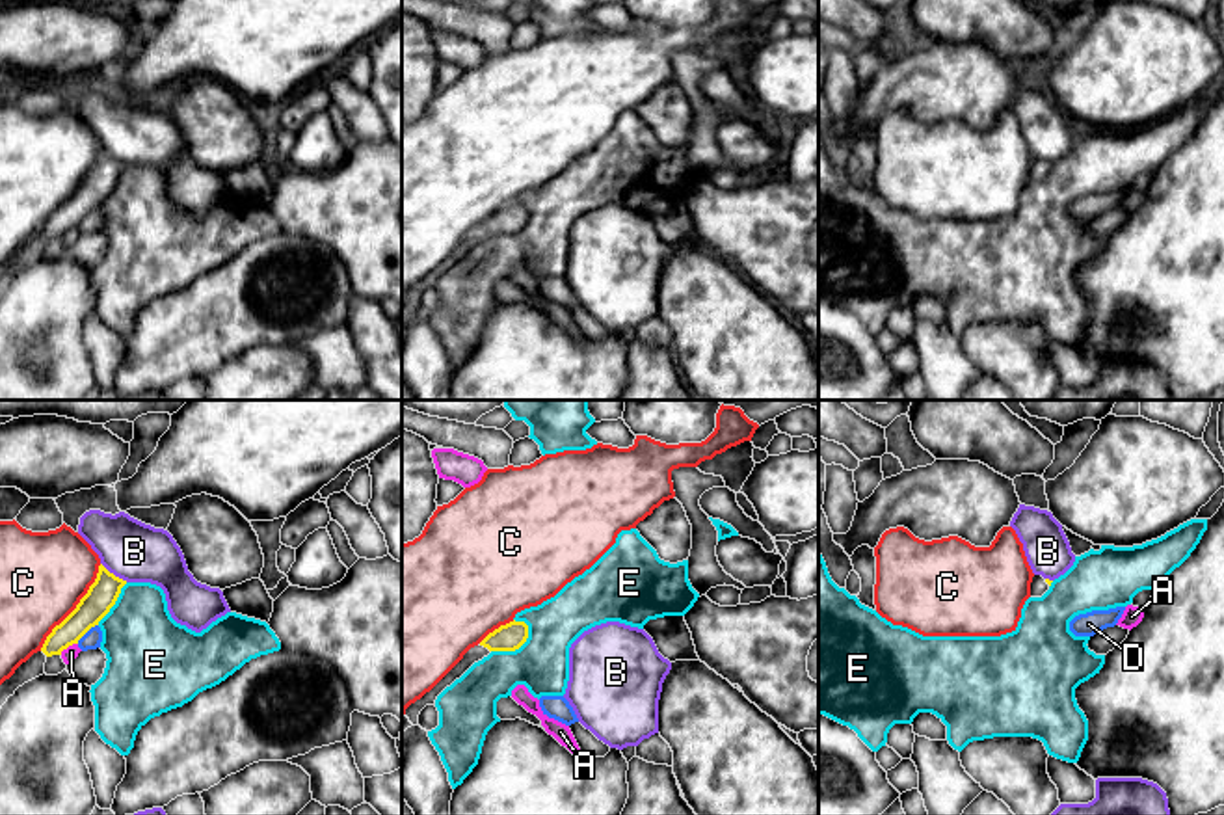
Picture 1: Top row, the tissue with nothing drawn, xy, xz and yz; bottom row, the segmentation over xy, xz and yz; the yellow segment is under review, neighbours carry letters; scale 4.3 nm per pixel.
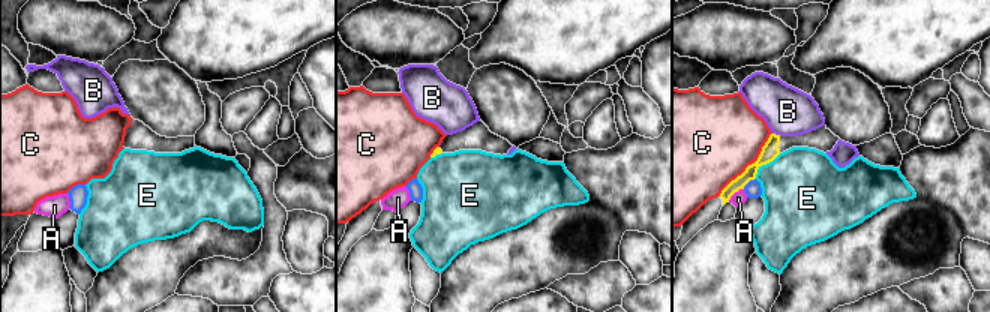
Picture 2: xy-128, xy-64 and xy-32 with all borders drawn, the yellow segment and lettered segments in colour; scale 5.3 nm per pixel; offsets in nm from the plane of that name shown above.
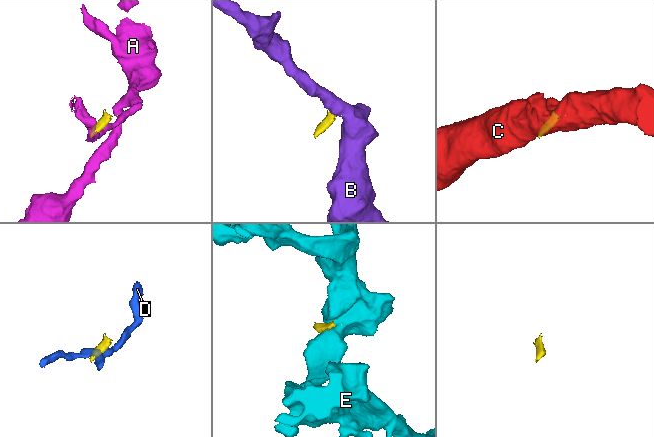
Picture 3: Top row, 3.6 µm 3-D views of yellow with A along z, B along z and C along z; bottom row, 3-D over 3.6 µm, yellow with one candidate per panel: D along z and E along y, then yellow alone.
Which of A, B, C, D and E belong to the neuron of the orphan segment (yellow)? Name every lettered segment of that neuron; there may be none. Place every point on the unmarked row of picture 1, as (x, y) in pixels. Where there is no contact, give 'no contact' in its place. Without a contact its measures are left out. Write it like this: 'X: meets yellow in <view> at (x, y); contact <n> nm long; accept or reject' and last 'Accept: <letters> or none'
A: meets yellow in xy at (67, 229); contact 90 nm long; reject
B: meets yellow in xy at (112, 157); contact 150 nm long; reject
C: meets yellow in xy at (77, 190); contact 460 nm long; reject
D: meets yellow in xy at (86, 214); contact 130 nm long; reject
E: meets yellow in xz at (516, 231); contact 200 nm long; reject
Accept: none

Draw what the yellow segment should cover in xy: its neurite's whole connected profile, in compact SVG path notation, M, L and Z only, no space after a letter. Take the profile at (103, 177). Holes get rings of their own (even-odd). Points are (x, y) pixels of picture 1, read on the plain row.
M102 147L95 166L80 182L76 192L52 212L43 231L22 246L15 257L0 268L0 292L19 270L45 257L45 246L52 238L61 238L110 195L126 164L110 156Z

